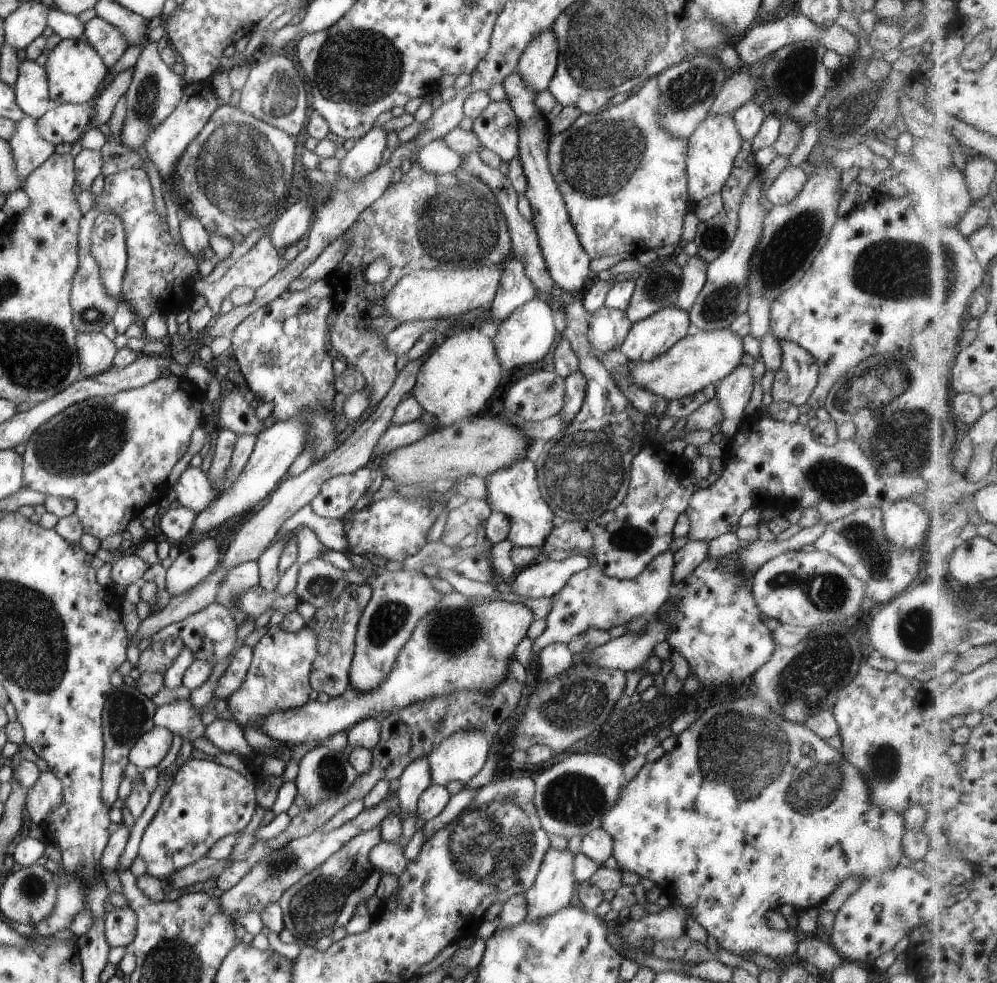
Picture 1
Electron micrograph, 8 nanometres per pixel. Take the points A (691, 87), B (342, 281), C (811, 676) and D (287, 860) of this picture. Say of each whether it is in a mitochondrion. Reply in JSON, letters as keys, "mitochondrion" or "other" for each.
{"A":"mitochondrion","B":"other","C":"mitochondrion","D":"mitochondrion"}

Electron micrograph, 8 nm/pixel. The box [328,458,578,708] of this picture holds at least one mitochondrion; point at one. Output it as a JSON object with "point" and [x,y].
{"point":[454,630]}

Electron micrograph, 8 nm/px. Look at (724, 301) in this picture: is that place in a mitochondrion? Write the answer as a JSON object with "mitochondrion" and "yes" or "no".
{"mitochondrion":"yes"}

